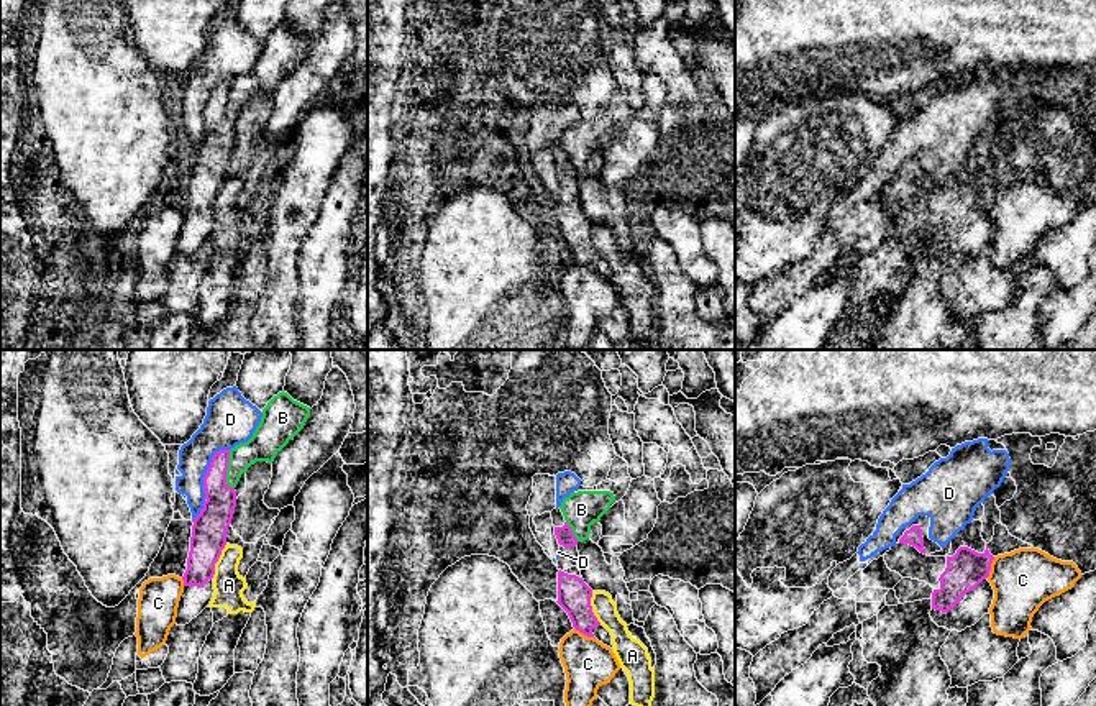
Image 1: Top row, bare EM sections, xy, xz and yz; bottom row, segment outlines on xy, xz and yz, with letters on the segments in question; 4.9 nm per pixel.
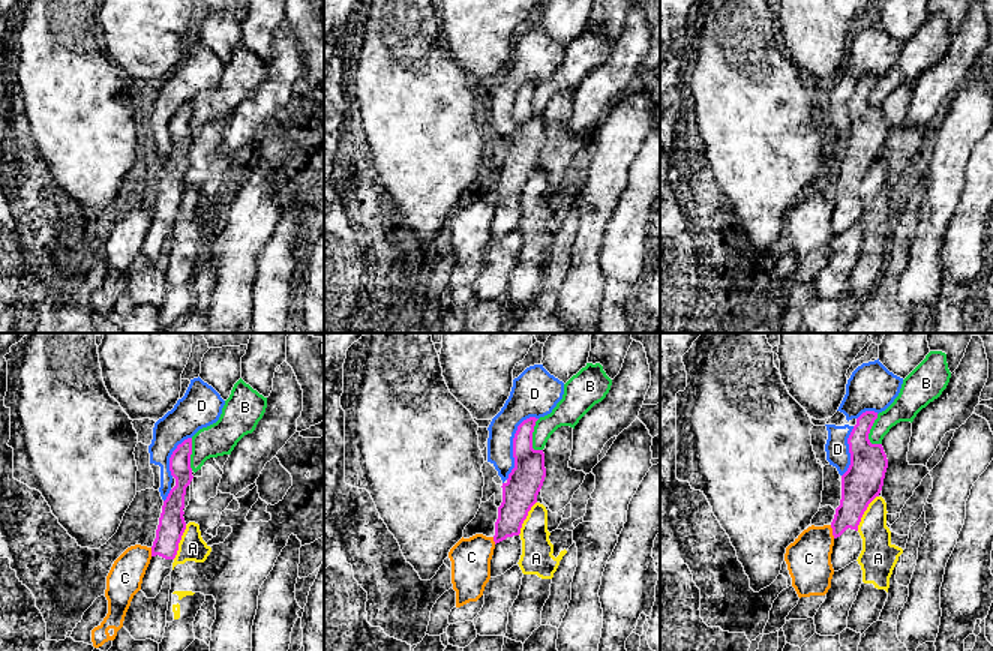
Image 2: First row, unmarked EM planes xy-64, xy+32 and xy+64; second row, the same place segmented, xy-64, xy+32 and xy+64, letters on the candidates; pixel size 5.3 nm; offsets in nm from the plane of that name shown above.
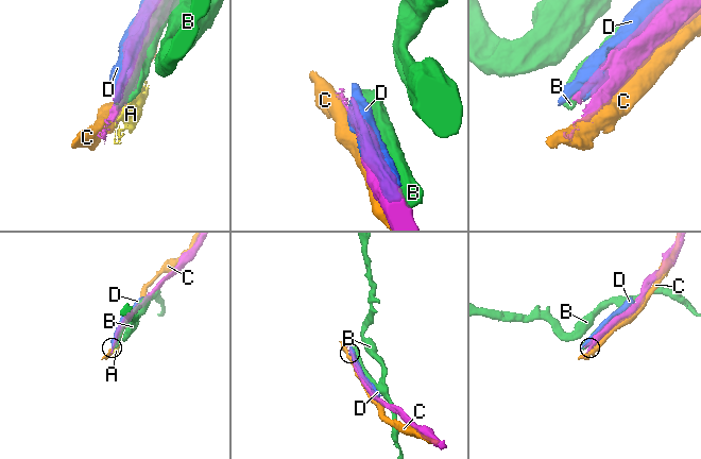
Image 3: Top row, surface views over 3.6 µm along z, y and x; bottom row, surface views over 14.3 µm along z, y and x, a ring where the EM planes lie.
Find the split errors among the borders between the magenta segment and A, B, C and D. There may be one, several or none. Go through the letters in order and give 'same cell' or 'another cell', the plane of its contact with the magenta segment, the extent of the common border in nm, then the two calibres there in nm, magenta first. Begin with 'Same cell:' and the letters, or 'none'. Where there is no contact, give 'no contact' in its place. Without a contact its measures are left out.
Same cell: none
A: another cell | xy | 180 nm | 180/150 nm
B: another cell | xy | 190 nm | 160/160 nm
C: another cell | xz | 120 nm | 160/240 nm
D: another cell | xy | 280 nm | 160/220 nm

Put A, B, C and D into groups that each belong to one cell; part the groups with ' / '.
A / B / C / D

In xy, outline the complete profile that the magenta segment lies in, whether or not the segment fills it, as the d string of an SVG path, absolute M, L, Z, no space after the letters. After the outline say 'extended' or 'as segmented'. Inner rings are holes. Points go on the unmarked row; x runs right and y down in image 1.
M230 82L213 87L203 108L205 135L192 153L190 184L182 209L184 225L177 240L177 258L189 256L213 230L215 195L226 177L226 163L236 140L236 123L226 117Z | extended

